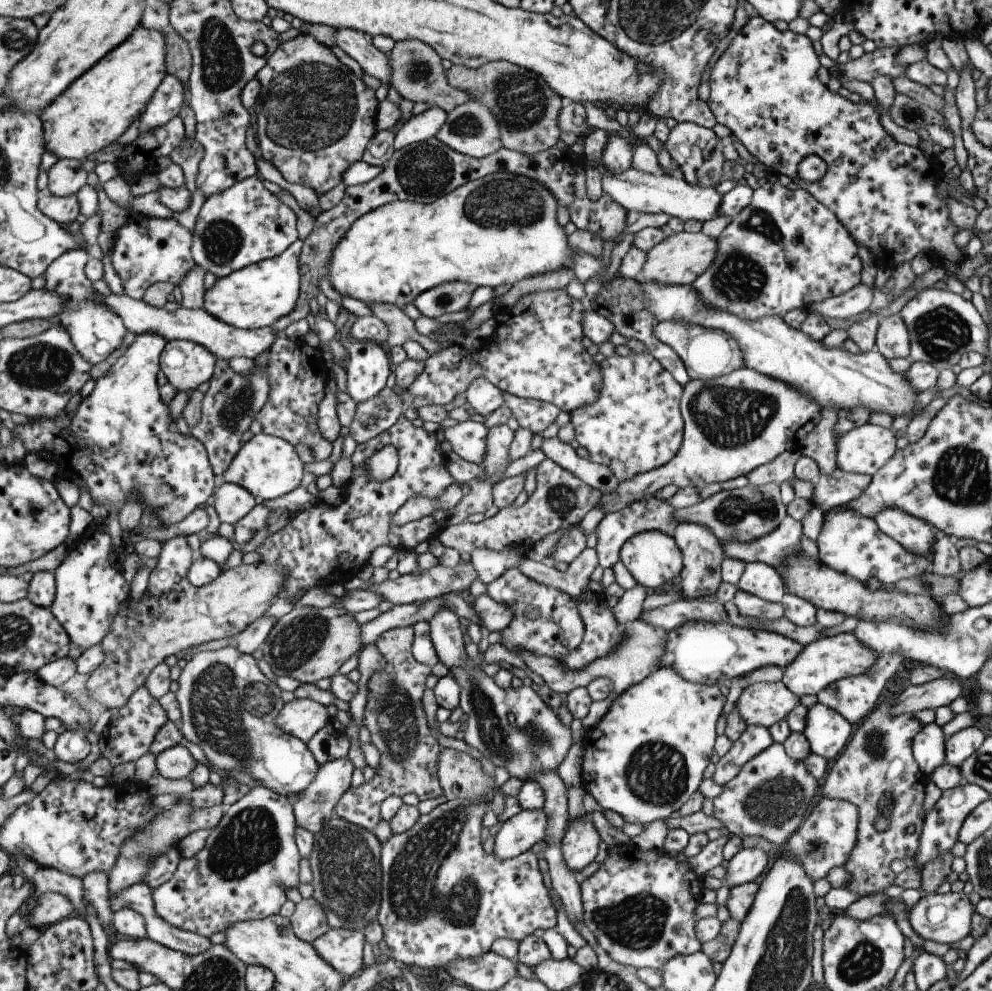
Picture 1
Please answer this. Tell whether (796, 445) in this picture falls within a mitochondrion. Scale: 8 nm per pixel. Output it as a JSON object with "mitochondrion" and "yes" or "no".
{"mitochondrion":"no"}

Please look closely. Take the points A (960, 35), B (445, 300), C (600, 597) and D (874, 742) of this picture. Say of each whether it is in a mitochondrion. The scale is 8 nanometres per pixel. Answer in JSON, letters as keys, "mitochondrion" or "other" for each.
{"A":"other","B":"mitochondrion","C":"other","D":"mitochondrion"}

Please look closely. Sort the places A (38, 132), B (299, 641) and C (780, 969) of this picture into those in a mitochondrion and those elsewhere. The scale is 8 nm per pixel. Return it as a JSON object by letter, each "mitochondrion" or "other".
{"A":"other","B":"mitochondrion","C":"mitochondrion"}

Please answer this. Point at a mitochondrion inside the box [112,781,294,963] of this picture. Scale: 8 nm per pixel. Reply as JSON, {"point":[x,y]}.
{"point":[250,840]}

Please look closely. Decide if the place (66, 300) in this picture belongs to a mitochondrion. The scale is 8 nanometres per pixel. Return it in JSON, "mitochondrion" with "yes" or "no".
{"mitochondrion":"no"}

